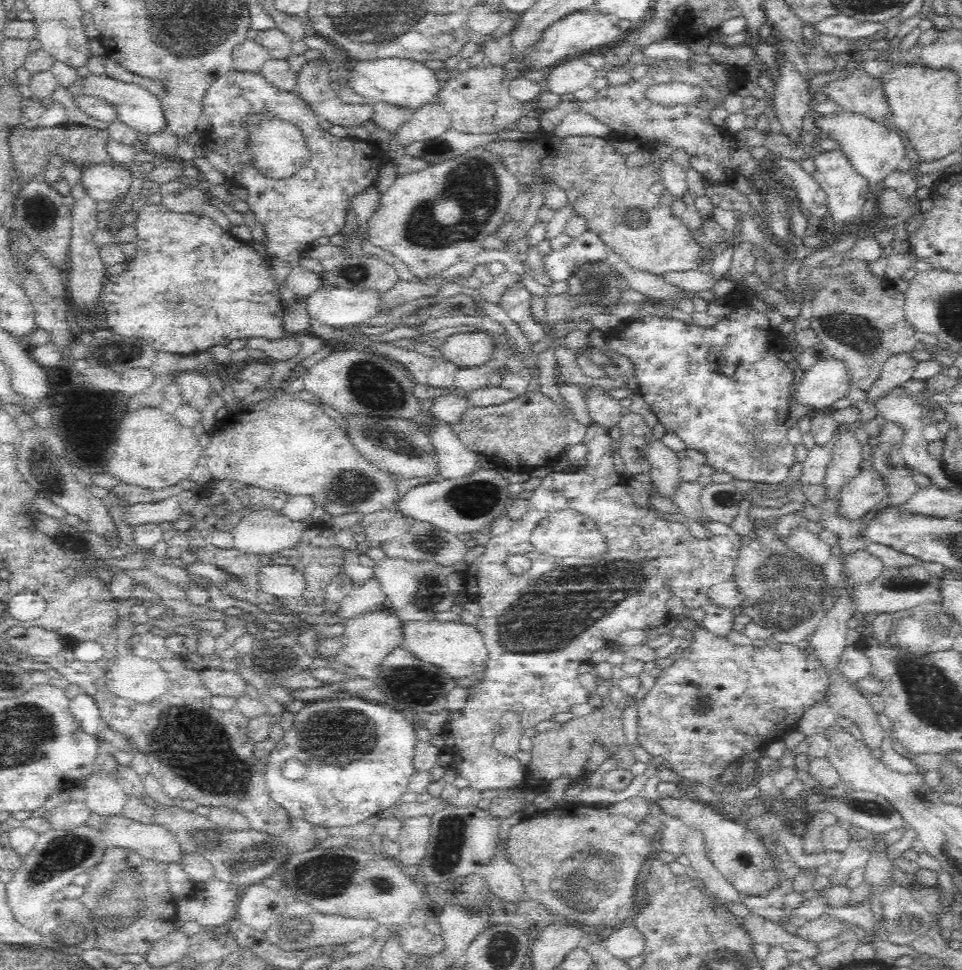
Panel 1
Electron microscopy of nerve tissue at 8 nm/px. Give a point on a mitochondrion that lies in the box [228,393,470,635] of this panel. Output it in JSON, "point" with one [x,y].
{"point":[349,489]}

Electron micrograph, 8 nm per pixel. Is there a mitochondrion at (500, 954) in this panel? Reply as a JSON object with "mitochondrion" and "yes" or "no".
{"mitochondrion":"yes"}

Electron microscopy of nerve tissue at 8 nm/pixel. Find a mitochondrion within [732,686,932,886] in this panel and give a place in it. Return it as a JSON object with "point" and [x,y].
{"point":[867,807]}

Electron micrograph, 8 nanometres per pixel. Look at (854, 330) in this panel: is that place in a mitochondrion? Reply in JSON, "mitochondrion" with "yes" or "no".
{"mitochondrion":"yes"}

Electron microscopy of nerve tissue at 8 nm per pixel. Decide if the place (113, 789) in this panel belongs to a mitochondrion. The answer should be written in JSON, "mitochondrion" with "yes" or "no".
{"mitochondrion":"no"}

